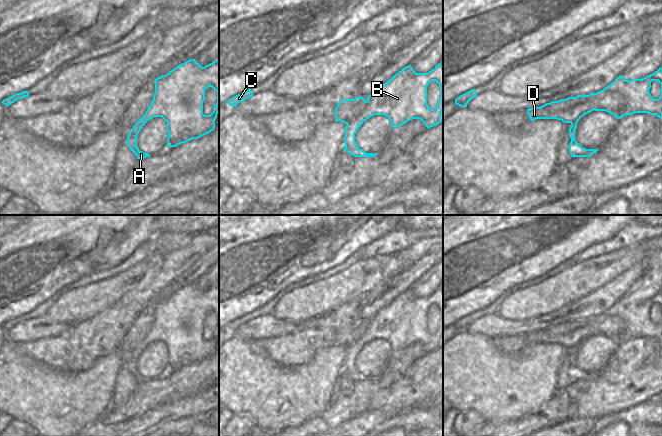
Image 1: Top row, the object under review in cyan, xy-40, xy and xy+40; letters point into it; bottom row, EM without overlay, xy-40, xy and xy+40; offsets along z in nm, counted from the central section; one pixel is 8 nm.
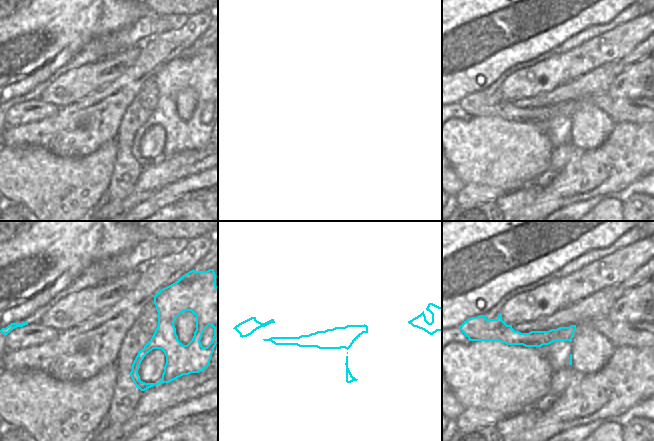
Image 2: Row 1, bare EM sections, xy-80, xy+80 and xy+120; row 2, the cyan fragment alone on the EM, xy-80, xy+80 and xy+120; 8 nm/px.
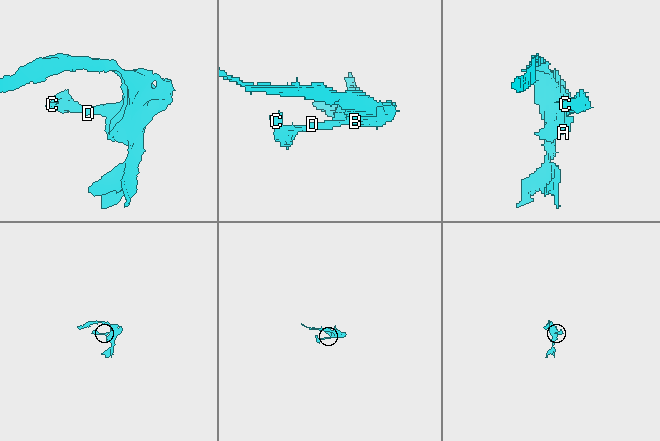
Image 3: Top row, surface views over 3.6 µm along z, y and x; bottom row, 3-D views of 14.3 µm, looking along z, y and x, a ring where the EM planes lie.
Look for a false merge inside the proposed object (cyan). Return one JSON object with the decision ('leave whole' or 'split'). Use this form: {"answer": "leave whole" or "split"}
{"answer": "split"}

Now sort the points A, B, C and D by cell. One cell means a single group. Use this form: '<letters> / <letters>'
A B / C D

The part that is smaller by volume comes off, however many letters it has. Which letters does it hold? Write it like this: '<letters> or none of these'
C, D

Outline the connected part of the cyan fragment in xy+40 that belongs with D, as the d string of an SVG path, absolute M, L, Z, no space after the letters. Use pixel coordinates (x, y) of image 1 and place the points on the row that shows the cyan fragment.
M595 93L578 95L527 109L531 121L536 119L557 119L564 123L577 123L584 115L599 108Z

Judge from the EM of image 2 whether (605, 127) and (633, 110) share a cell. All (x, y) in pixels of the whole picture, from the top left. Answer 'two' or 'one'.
two

